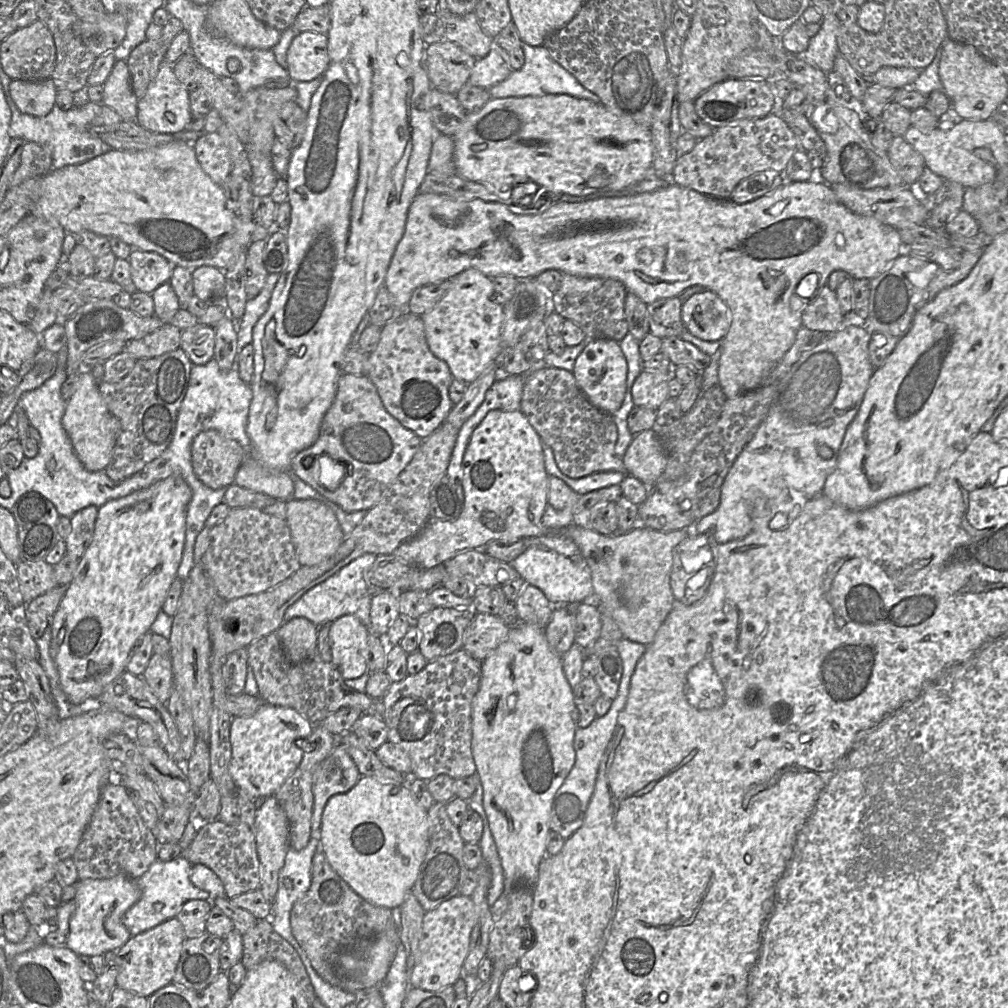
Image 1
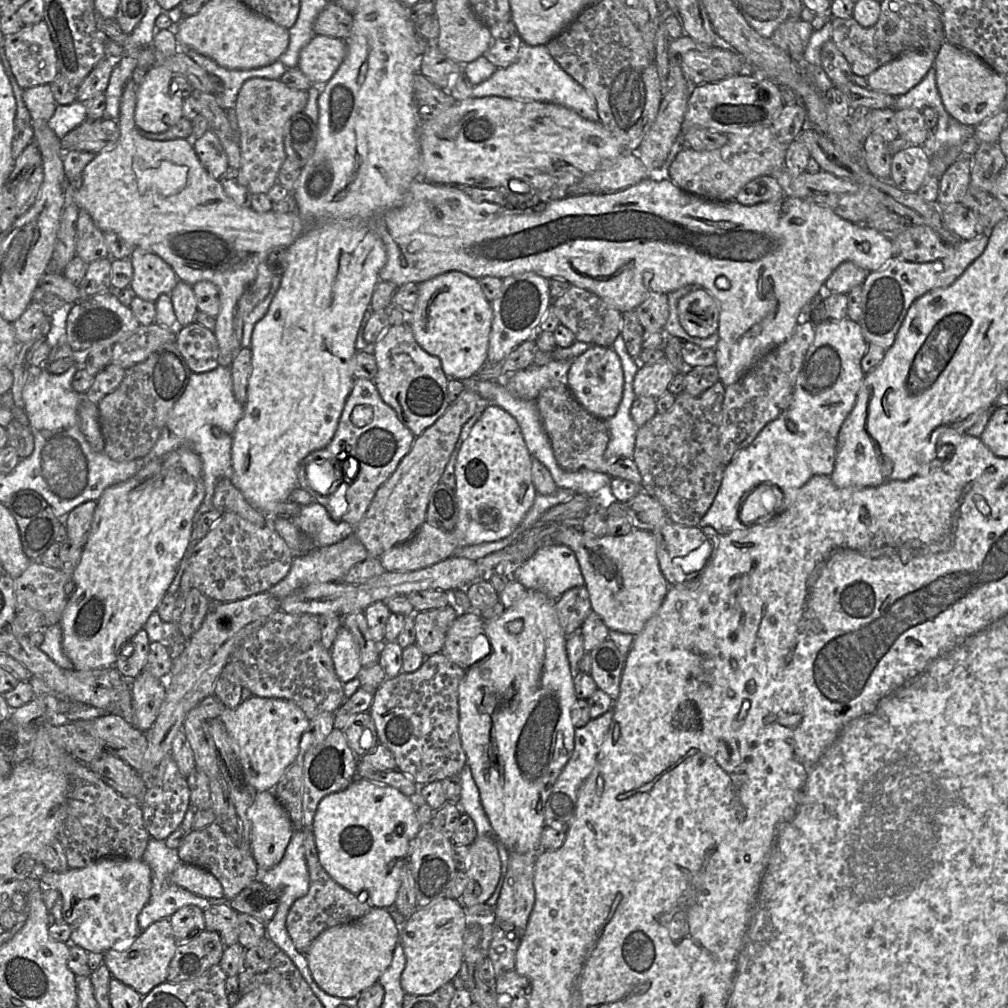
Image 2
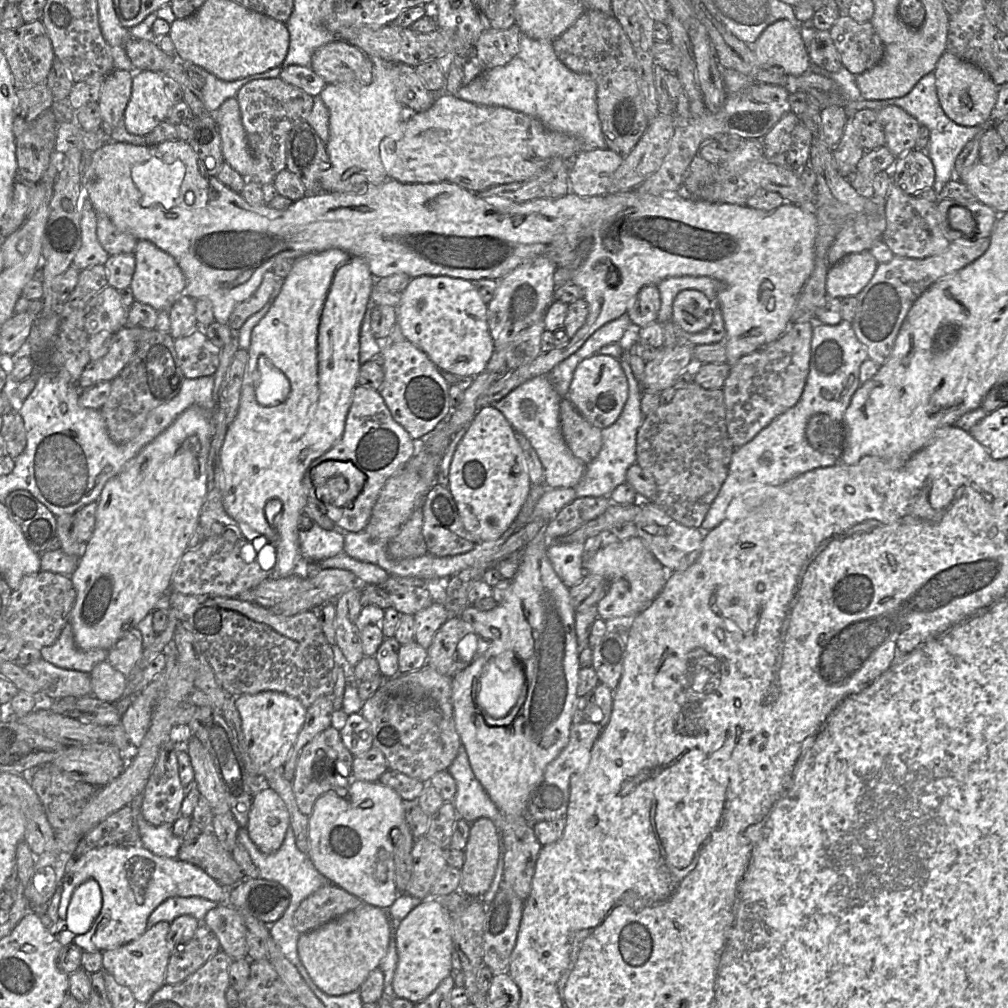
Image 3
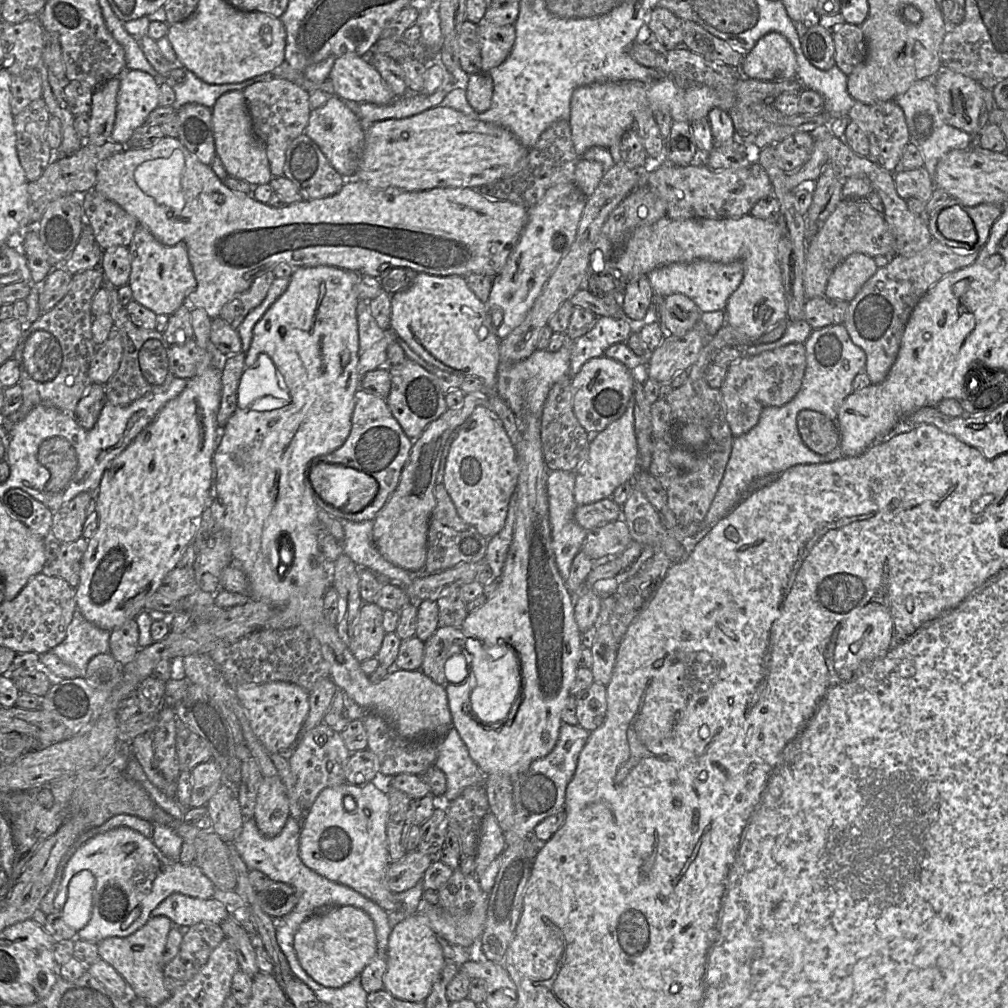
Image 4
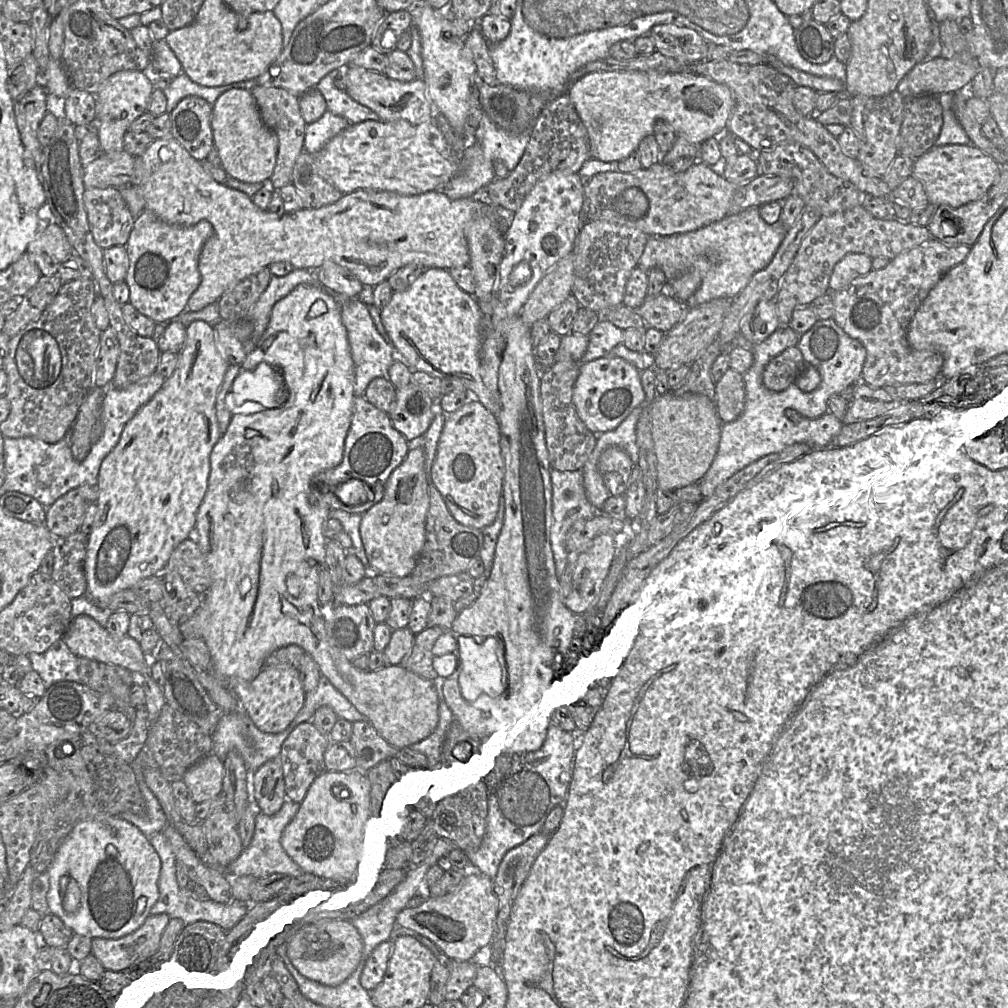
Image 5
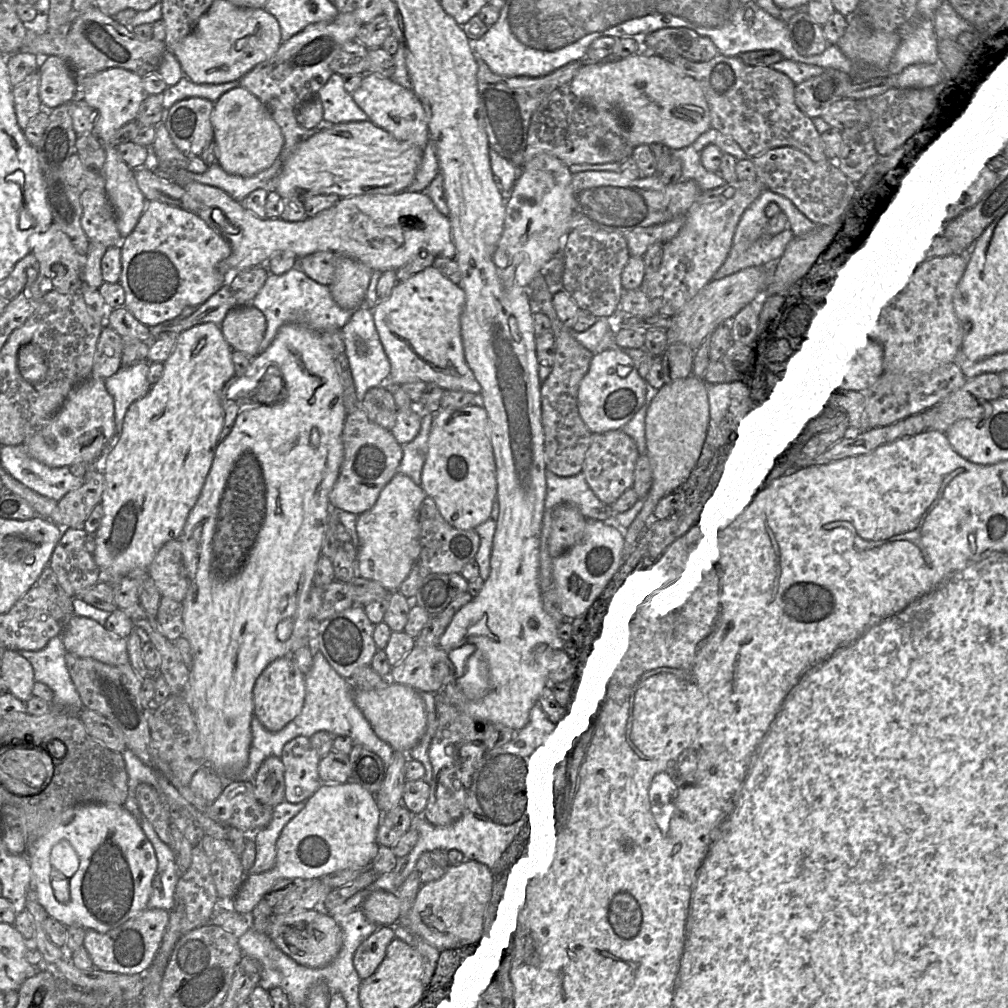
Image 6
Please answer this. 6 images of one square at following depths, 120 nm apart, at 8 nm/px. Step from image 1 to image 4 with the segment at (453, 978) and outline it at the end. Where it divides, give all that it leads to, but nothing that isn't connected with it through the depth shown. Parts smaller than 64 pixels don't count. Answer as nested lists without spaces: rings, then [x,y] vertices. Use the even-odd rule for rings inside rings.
[[[419,912],[412,914],[392,929],[388,941],[387,971],[383,977],[383,988],[398,999],[424,1002],[439,977],[445,961],[443,948],[427,917]]]

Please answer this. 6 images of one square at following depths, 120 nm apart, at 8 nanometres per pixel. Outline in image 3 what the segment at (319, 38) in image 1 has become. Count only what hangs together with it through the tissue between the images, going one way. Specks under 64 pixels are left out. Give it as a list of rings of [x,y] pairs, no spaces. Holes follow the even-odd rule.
[[[334,40],[318,48],[312,55],[311,69],[327,84],[368,84],[373,63],[359,48],[344,40]]]

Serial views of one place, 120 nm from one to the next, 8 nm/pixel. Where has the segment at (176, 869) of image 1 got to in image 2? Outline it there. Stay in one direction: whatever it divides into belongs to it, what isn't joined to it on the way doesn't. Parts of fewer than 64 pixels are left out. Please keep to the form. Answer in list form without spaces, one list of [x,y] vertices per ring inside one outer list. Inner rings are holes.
[[[150,838],[143,855],[143,860],[151,869],[151,891],[148,903],[143,907],[138,915],[138,924],[141,931],[146,930],[153,923],[162,919],[169,919],[177,910],[186,905],[195,905],[205,911],[211,906],[210,901],[202,896],[194,894],[171,881],[171,875],[174,870],[182,863],[178,849],[169,848],[165,841]]]

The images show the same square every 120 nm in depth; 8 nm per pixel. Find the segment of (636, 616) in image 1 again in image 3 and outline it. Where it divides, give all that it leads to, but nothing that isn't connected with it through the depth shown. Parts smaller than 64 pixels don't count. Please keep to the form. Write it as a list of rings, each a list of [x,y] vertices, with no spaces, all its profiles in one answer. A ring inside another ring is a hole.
[[[640,537],[601,547],[588,561],[583,561],[585,574],[596,574],[609,581],[606,595],[597,603],[598,618],[605,622],[615,618],[634,618],[646,610],[662,591],[667,571],[656,560]]]

